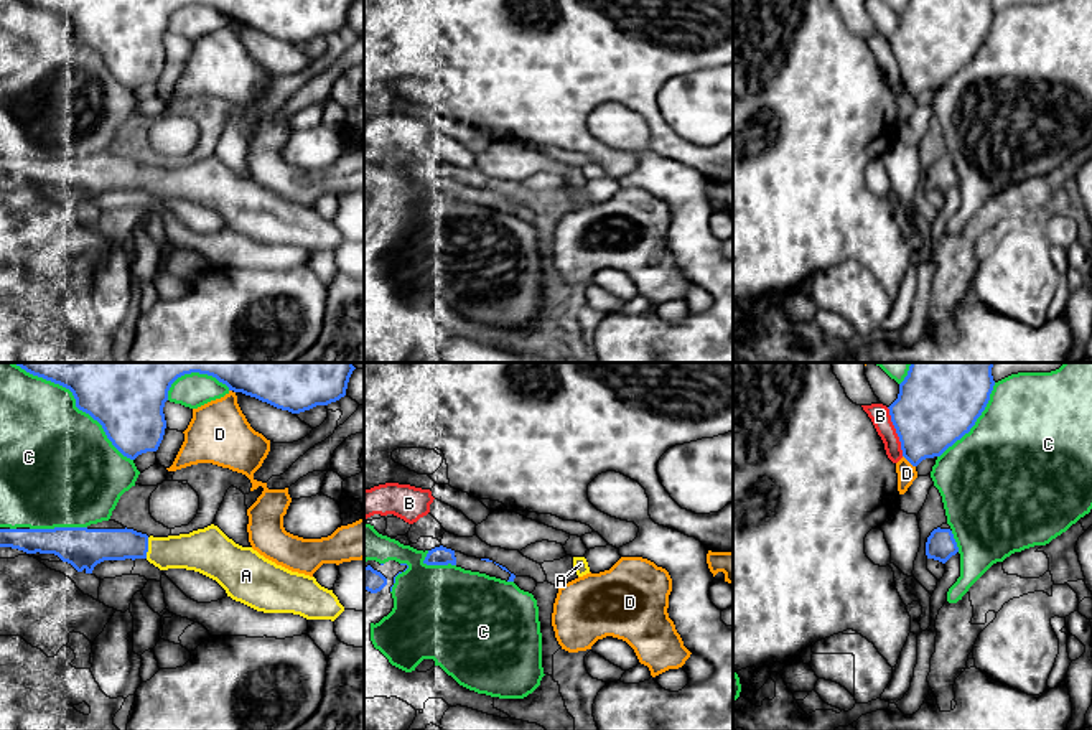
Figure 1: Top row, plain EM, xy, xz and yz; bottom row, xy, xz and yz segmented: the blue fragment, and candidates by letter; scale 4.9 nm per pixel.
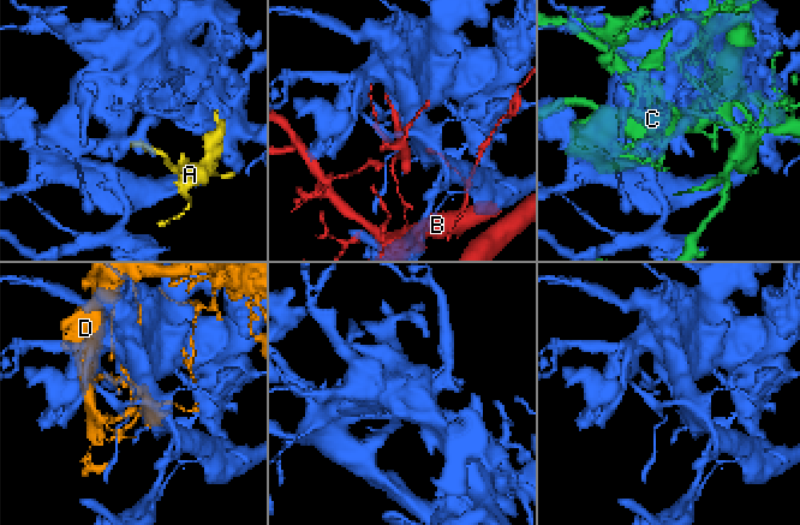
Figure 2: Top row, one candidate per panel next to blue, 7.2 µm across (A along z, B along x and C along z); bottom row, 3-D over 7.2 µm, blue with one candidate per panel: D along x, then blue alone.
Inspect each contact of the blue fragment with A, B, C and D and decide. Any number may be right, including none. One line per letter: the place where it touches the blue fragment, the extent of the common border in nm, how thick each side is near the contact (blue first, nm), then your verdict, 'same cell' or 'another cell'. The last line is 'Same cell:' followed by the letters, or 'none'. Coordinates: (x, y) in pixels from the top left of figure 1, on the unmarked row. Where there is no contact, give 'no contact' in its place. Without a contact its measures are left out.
A: contact xy (147, 178); length 110 nm; calibres 160 and 200 nm; same cell
B: contact yz (896, 63); length 260 nm; calibres 380 and 100 nm; another cell
C: contact xy (78, 38); length 700 nm; calibres 340 and 500 nm; another cell
D: contact yz (910, 93); length 90 nm; calibres 360 and 100 nm; another cell
Same cell: A

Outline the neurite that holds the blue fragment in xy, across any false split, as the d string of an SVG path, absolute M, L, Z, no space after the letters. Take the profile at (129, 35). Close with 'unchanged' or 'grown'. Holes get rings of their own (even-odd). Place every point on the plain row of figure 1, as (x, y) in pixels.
M25 0L26 3L69 20L76 38L97 51L112 76L127 89L135 91L156 82L166 59L163 44L171 15L191 3L208 5L277 40L300 44L316 36L328 36L346 26L354 0Z; unchanged

